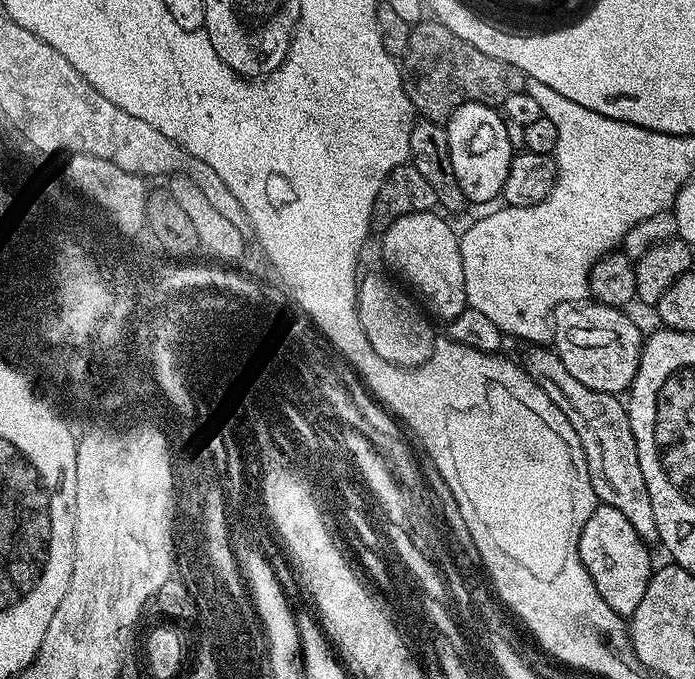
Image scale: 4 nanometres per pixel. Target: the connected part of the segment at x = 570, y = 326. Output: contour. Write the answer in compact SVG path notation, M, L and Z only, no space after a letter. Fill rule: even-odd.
M595 302L558 304L552 310L552 341L554 351L571 375L591 390L624 394L631 389L640 365L640 351L644 349L645 337L640 328L627 316L627 311L611 308Z

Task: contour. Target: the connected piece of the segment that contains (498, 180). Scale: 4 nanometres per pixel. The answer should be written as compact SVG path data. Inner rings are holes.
M462 104L448 117L446 127L454 178L458 178L458 186L462 186L465 201L469 205L499 201L514 155L512 136L508 133L510 128L505 117L490 104Z

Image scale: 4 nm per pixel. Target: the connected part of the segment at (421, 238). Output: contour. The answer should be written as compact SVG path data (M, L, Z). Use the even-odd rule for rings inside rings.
M435 211L411 212L387 225L383 229L384 260L421 301L424 299L428 303L427 311L433 317L441 316L442 321L449 322L456 320L464 308L469 307L469 302L463 278L460 236L443 220L443 215L436 215Z

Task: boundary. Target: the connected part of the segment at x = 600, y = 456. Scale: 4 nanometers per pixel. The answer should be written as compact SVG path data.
M627 407L616 408L616 420L571 420L570 426L574 426L578 442L582 442L590 486L594 486L597 501L622 510L644 541L659 541L654 506L650 506L650 490L646 490L646 478L642 478L642 466L638 466L638 446L630 430Z

